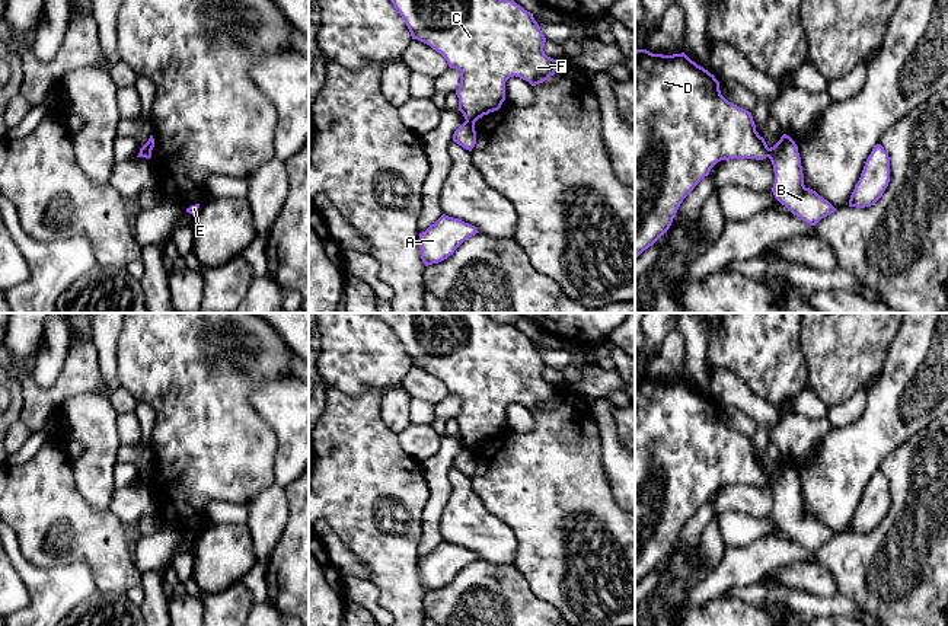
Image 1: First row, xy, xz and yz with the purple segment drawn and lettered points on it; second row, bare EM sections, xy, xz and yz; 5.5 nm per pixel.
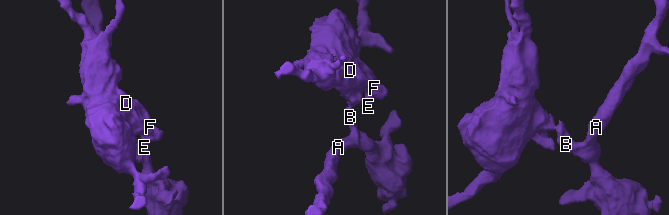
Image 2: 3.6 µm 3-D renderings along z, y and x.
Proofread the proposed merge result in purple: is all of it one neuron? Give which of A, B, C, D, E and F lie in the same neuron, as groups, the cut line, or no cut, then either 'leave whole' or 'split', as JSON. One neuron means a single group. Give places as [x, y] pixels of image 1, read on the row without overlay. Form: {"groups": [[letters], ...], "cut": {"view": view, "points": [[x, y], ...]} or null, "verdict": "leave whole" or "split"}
{"groups": [["A", "B"], ["C", "D", "E", "F"]], "cut": {"view": "xz", "points": [[466, 446], [474, 449]]}, "verdict": "split"}

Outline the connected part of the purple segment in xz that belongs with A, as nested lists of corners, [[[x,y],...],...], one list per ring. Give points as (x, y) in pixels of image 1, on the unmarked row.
[[[443,540],[419,559],[421,585],[425,593],[447,585],[469,563],[479,559],[475,552]]]

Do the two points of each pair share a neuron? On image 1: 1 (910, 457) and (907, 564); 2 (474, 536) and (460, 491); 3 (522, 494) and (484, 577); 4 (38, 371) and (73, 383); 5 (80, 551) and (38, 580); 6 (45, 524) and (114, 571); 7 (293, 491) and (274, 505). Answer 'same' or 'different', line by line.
1: same
2: same
3: different
4: different
5: different
6: same
7: different

